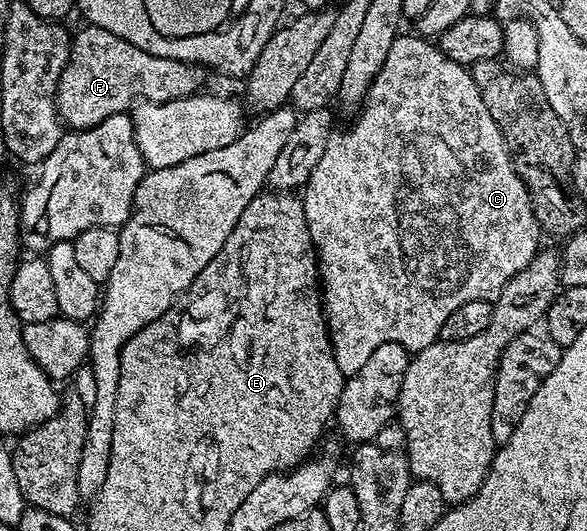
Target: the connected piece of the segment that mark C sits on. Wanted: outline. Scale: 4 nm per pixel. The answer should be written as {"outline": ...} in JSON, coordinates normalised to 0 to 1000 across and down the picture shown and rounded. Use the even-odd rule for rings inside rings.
{"outline":[[[710,64],[690,66],[678,66],[676,75],[666,79],[659,117],[652,117],[652,132],[646,132],[632,154],[620,198],[606,213],[608,228],[589,249],[569,247],[557,267],[555,288],[535,320],[530,350],[516,362],[523,426],[533,463],[540,469],[543,533],[550,552],[554,606],[560,614],[560,640],[567,648],[571,682],[578,682],[578,697],[591,712],[603,708],[625,684],[625,674],[632,674],[632,667],[659,644],[687,652],[698,667],[743,648],[755,621],[755,606],[761,606],[761,597],[773,584],[782,584],[789,569],[845,565],[857,539],[864,539],[864,531],[871,531],[871,524],[877,524],[877,516],[884,516],[884,508],[891,508],[891,501],[898,501],[923,465],[925,439],[915,422],[901,360],[877,320],[853,239],[843,222],[836,222],[816,177],[816,162],[809,162],[804,134],[794,122],[761,109],[743,81]]]}

